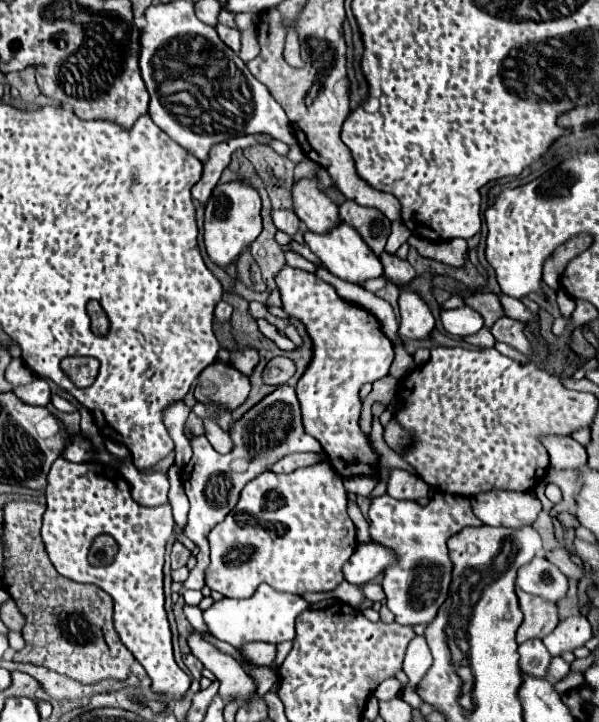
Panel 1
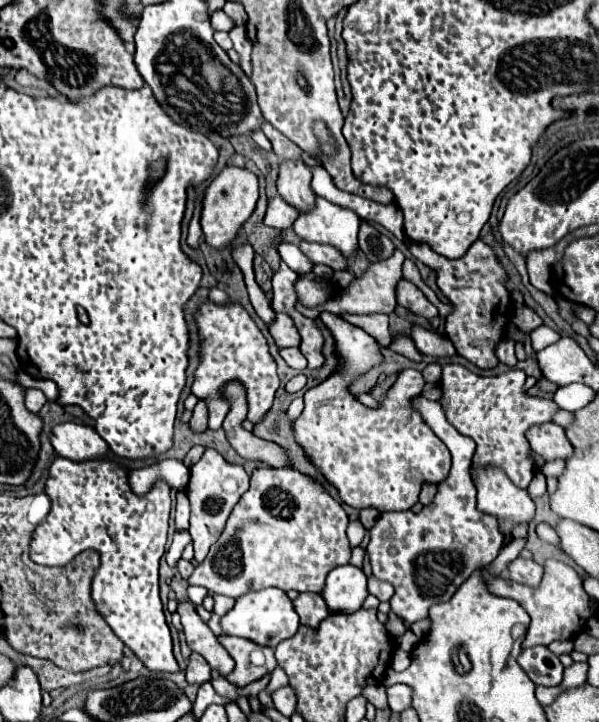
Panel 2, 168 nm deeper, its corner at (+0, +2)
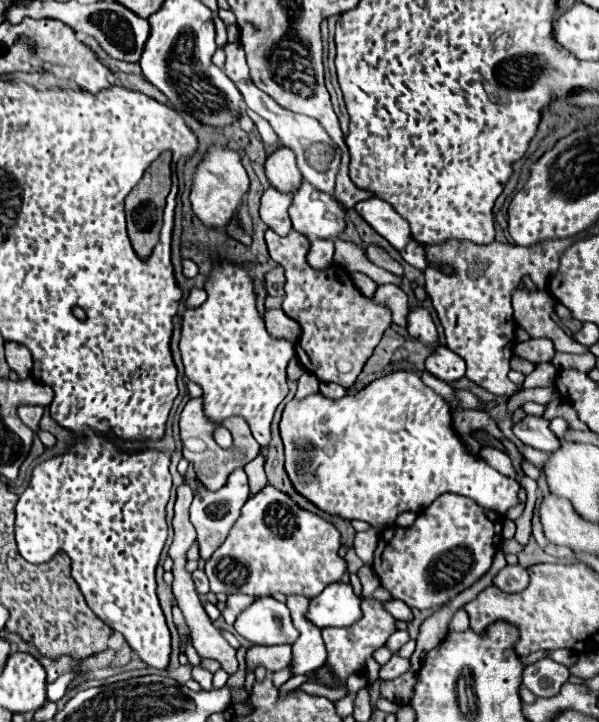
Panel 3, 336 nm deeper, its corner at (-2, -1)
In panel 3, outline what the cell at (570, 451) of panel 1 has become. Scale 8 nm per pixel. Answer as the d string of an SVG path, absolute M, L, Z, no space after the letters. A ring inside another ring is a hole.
M525 416L525 418L521 418L513 426L513 432L523 444L533 446L537 450L543 450L547 454L555 452L555 448L561 446L557 436L549 428L549 420L545 420L543 416Z

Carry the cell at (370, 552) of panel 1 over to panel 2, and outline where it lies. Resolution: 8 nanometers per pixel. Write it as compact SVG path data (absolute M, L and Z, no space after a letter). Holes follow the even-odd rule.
M341 565L329 573L323 589L323 599L331 613L353 613L361 609L367 591L367 575L361 567Z

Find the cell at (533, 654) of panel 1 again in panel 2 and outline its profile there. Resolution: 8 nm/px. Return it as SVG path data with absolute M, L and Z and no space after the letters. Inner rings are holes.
M545 645L523 649L517 661L535 685L553 687L559 685L563 679L563 665L559 657L553 655Z

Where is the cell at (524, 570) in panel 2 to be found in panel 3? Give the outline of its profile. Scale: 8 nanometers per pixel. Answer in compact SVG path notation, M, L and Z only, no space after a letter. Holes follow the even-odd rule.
M505 566L493 576L493 586L497 586L507 594L525 590L527 584L529 584L529 576L527 576L527 570L521 566Z

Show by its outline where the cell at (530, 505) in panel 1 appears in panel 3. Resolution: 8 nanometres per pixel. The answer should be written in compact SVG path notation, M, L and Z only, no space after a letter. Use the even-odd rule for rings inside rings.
M407 370L377 378L361 392L347 394L339 400L325 398L321 392L305 396L303 400L293 398L287 402L279 424L285 444L285 472L293 488L319 510L343 520L363 520L373 528L393 526L401 512L419 514L445 492L467 496L483 508L501 510L501 514L505 514L519 502L519 484L499 474L463 444L451 424L449 404L439 398L441 396L435 394L419 374Z

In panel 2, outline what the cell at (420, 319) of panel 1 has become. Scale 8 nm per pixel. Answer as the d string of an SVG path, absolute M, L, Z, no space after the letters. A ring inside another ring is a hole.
M411 325L411 339L415 341L415 347L425 355L433 355L433 357L455 355L455 347L447 337L439 335L437 331L425 329L421 325Z

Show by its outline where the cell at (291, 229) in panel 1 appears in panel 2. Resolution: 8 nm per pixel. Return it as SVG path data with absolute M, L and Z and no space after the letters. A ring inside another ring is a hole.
M275 197L269 201L263 221L265 221L265 225L275 227L275 229L289 229L289 227L293 227L297 217L299 217L299 211L295 207L285 203L281 197Z

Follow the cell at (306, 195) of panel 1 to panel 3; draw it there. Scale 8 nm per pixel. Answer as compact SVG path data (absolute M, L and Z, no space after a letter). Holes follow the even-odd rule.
M285 146L277 148L271 156L267 156L265 174L273 188L277 188L279 192L289 192L289 194L293 194L295 188L299 188L303 178L295 164L295 154Z

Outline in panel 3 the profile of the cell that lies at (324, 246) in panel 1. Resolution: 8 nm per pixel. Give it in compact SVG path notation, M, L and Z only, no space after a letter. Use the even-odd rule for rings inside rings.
M303 180L293 194L289 216L293 228L307 238L335 240L345 228L343 208L329 198L329 194L317 190L307 180Z

